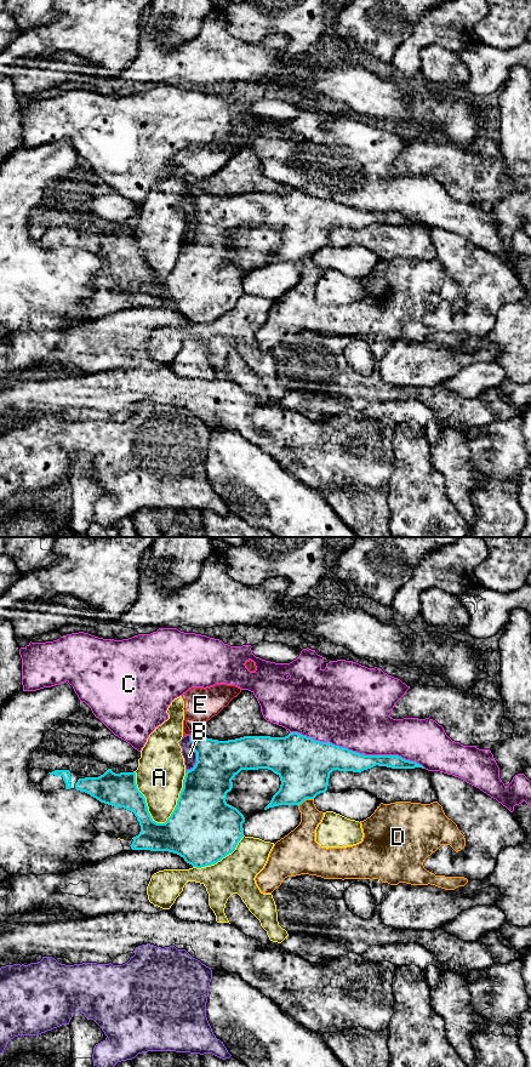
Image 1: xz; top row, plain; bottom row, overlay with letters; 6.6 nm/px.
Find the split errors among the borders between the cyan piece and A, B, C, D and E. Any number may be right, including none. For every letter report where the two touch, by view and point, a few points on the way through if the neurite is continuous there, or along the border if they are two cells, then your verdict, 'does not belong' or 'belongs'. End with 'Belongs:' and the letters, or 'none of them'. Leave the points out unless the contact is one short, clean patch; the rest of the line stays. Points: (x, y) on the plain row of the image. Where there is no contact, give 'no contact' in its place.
A: xz (144, 257) | does not belong
B: xz (197, 211) | does not belong
C: xz (358, 210) | does not belong
D: xz (304, 256) | does not belong
E: xz (192, 190) | along xz (192, 188), (190, 192) | does not belong
Belongs: none of them

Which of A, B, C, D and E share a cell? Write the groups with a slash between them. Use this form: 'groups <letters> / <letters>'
groups A E / B / C / D

